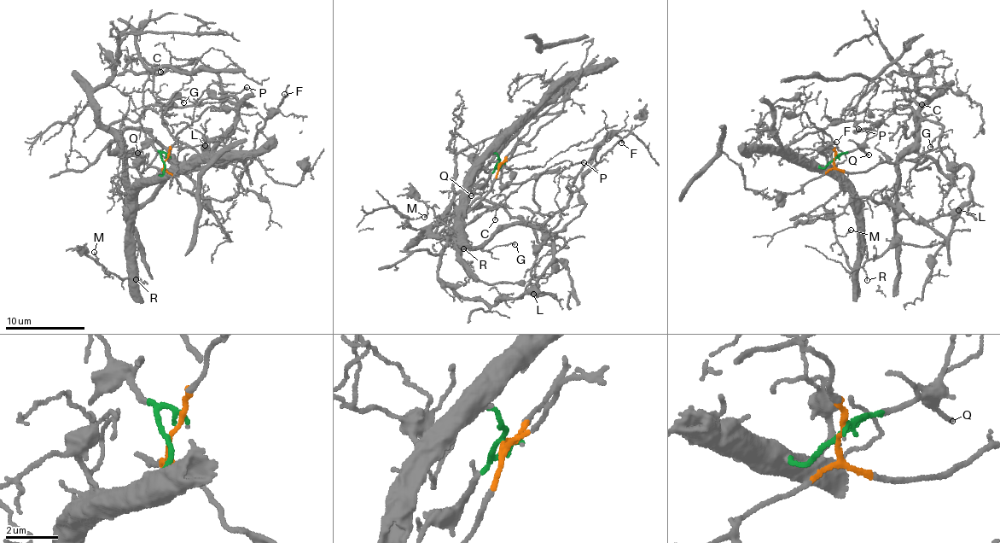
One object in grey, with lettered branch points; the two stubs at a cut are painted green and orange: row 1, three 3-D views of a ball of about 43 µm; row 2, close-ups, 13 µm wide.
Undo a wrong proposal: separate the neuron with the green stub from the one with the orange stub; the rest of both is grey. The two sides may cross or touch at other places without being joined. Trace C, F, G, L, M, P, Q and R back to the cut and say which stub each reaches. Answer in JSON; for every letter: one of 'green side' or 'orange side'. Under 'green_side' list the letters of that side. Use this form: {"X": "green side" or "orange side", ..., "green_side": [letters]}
{"C": "orange side", "F": "orange side", "G": "orange side", "L": "orange side", "M": "green side", "P": "green side", "Q": "green side", "R": "green side", "green_side": ["M", "P", "Q", "R"]}

